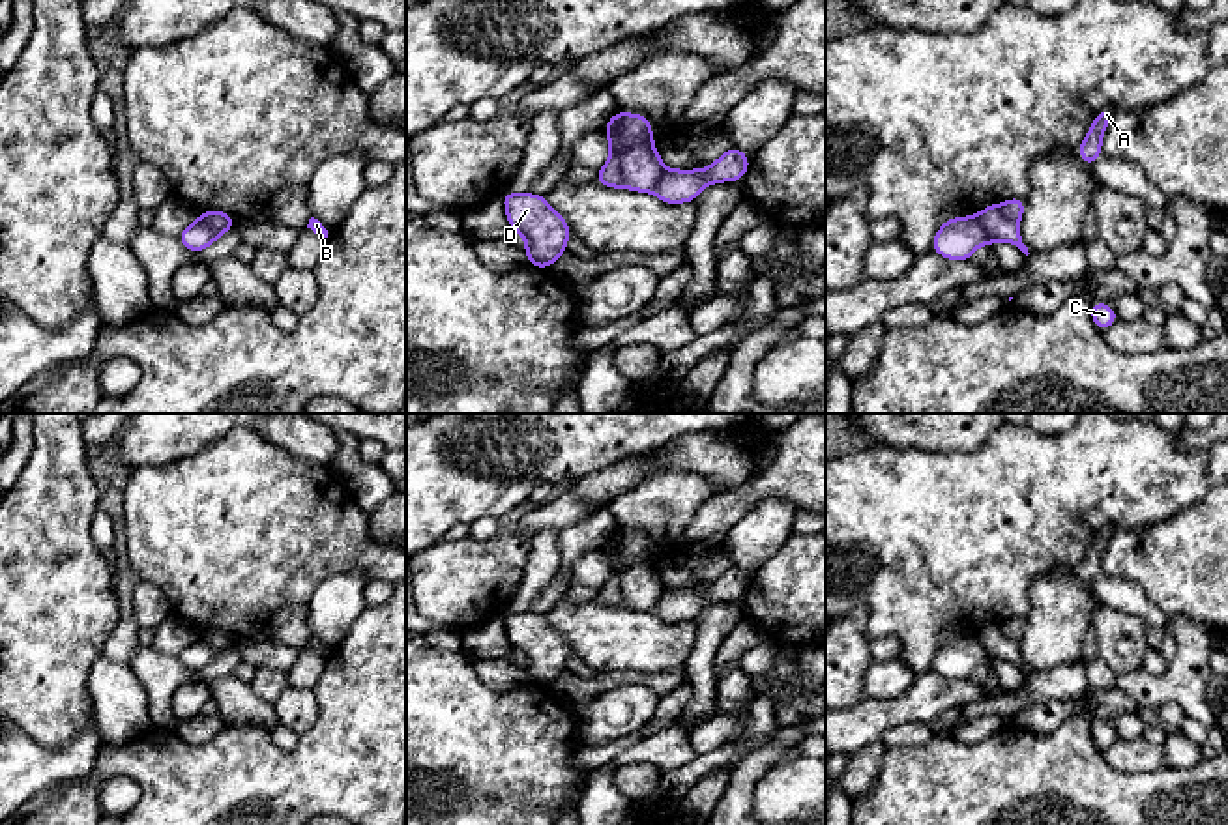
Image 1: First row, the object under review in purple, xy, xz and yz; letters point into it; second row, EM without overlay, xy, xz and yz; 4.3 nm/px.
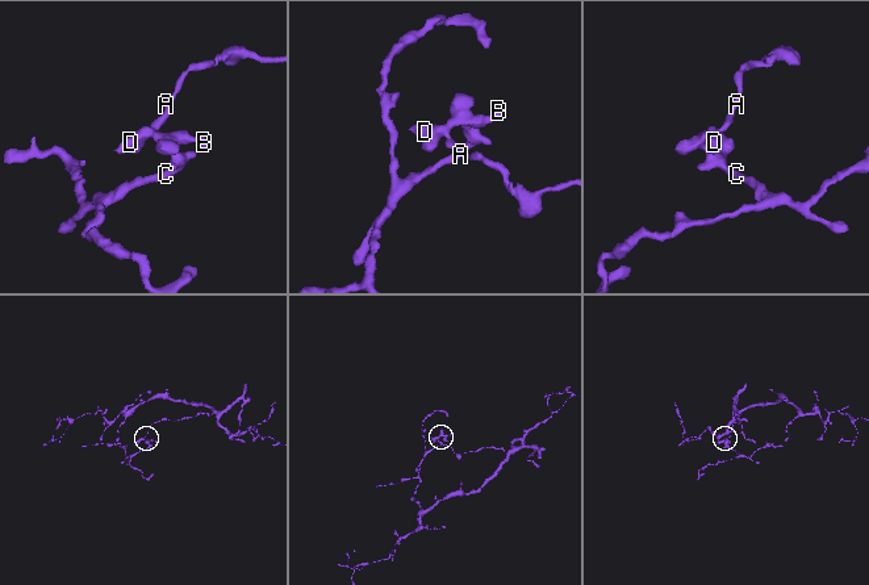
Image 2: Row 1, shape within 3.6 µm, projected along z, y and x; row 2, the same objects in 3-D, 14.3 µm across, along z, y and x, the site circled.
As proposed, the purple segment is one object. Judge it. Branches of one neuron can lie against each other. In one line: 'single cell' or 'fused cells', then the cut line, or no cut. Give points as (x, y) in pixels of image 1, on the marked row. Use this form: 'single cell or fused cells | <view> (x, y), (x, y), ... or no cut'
fused cells | xz (652, 146), (629, 146), (622, 154), (620, 173), (626, 186)

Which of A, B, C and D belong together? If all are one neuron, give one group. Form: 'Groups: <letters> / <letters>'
Groups: A B D / C

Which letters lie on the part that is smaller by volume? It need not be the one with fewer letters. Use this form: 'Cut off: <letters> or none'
Cut off: C

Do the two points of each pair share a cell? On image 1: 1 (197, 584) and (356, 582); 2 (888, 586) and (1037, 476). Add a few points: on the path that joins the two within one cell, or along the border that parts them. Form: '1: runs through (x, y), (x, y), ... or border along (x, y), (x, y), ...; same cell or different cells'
1: border along (365, 575), (336, 573), (306, 603); different cells
2: runs through (925, 565), (951, 539), (983, 524), (1000, 507); same cell

